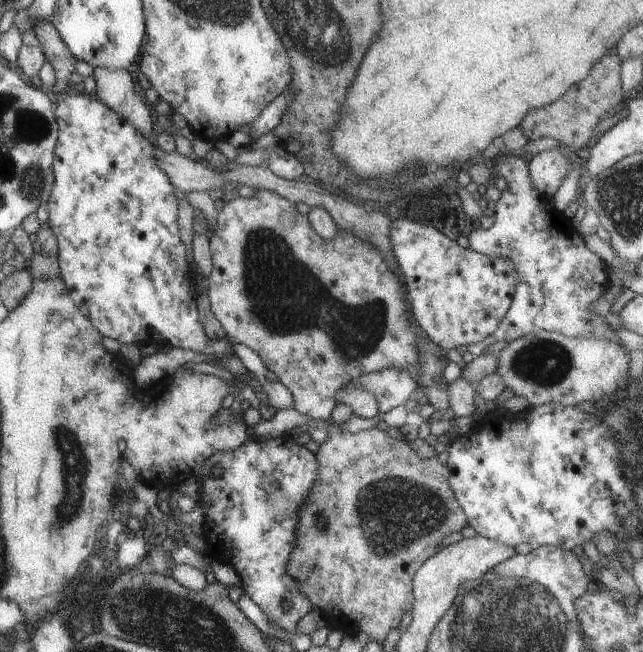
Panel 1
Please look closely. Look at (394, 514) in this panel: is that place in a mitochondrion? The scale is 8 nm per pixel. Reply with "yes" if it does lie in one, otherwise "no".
yes

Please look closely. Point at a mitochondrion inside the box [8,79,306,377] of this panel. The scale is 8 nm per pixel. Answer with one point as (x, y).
(38, 128)

